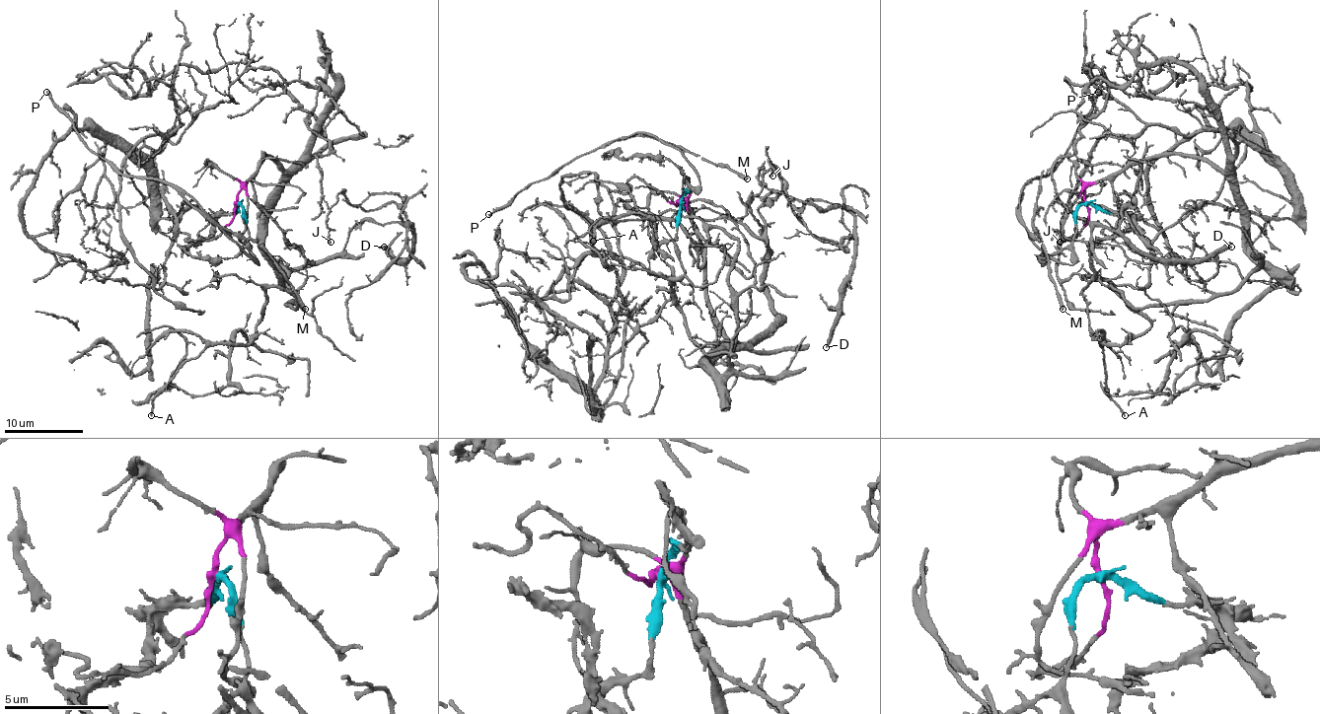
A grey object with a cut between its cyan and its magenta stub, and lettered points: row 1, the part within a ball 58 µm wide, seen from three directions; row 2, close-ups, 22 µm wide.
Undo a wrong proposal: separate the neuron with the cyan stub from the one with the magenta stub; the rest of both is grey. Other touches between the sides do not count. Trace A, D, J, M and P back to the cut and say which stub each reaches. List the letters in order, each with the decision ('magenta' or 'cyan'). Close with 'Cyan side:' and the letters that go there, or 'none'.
A: magenta
D: magenta
J: magenta
M: cyan
P: cyan
Cyan side: M, P

